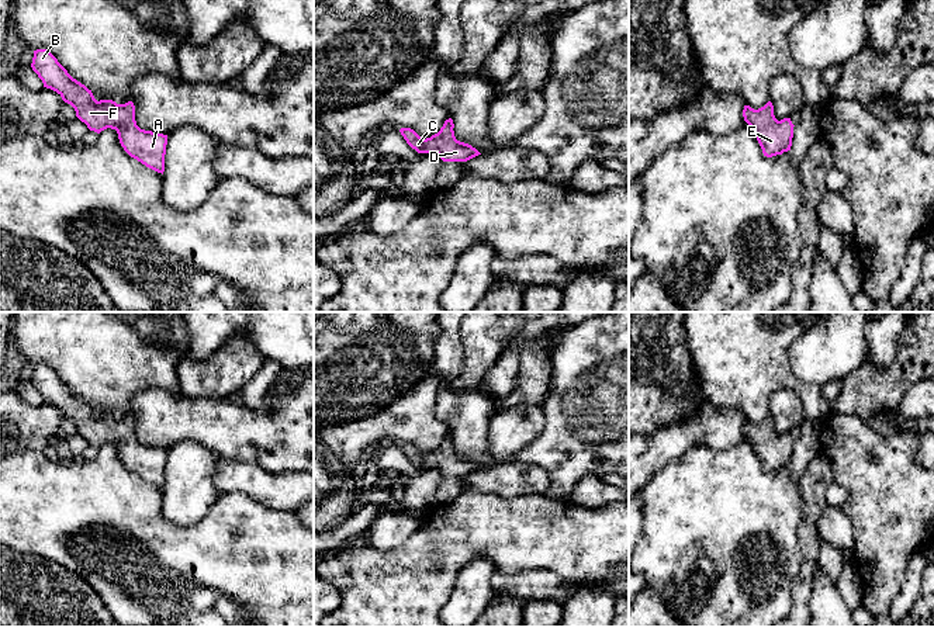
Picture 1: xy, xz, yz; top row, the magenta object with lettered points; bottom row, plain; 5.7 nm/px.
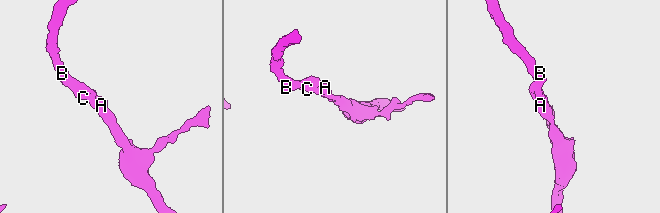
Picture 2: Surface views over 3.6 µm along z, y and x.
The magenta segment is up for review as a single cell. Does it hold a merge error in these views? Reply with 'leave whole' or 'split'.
leave whole

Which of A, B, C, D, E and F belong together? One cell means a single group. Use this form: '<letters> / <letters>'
A B C D E F

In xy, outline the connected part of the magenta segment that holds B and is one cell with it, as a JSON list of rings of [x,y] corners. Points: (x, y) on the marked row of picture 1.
[[[46,49],[34,51],[31,67],[44,87],[56,91],[65,103],[70,104],[76,117],[90,131],[100,134],[107,128],[115,129],[121,146],[131,157],[163,174],[167,135],[141,129],[135,121],[132,101],[125,104],[113,100],[97,101],[91,90],[73,79]]]

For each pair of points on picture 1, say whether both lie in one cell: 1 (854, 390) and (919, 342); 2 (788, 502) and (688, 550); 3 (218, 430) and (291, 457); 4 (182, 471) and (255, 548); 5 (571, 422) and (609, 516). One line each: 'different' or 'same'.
1: same
2: same
3: same
4: different
5: different

